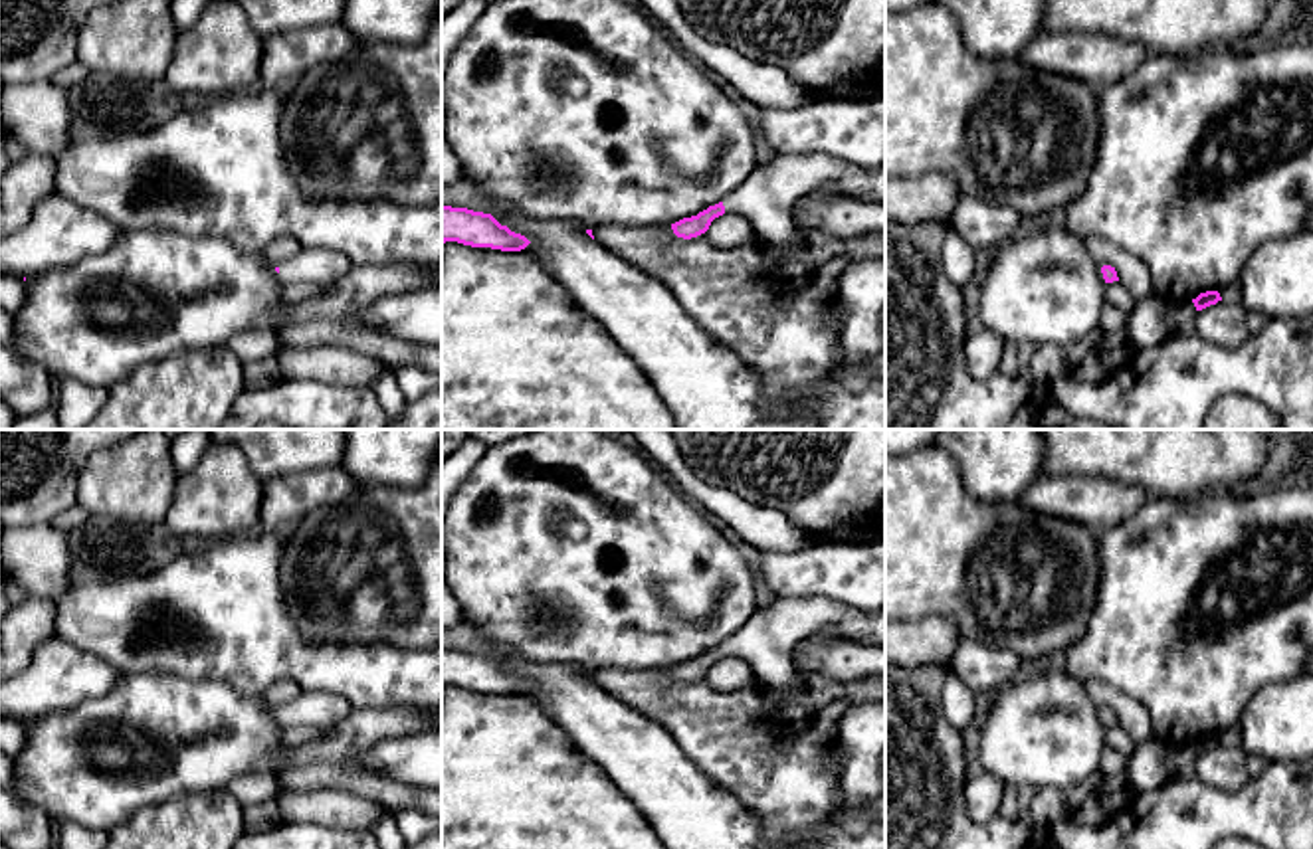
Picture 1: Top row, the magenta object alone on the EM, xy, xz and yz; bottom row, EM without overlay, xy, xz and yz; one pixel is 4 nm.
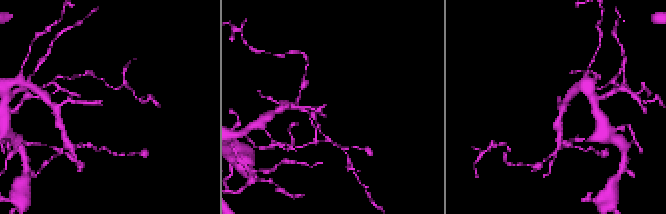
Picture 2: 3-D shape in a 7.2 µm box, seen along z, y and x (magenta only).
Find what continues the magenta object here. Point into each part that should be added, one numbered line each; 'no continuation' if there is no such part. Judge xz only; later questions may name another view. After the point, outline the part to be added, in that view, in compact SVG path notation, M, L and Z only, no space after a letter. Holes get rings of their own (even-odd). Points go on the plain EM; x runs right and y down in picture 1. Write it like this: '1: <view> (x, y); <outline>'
1: xz (767, 640); M826 598L774 600L725 639L723 649L747 661L760 685L782 693L796 671L792 649L822 633L885 645L885 610L863 613Z

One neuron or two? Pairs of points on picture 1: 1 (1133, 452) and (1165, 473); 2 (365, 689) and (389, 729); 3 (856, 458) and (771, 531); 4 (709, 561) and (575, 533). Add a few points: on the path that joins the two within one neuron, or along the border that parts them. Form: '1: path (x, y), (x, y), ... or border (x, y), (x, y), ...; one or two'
1: path (1141, 452), (1157, 466); one
2: border (420, 707), (359, 707), (355, 711); two
3: border (745, 499), (779, 509), (816, 541); two
4: path (676, 557), (628, 557), (608, 543); one

